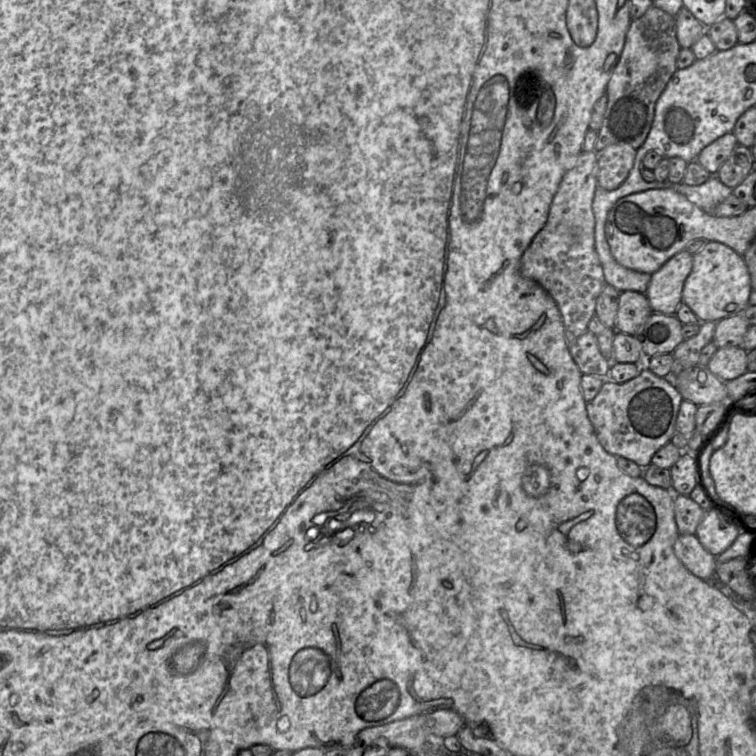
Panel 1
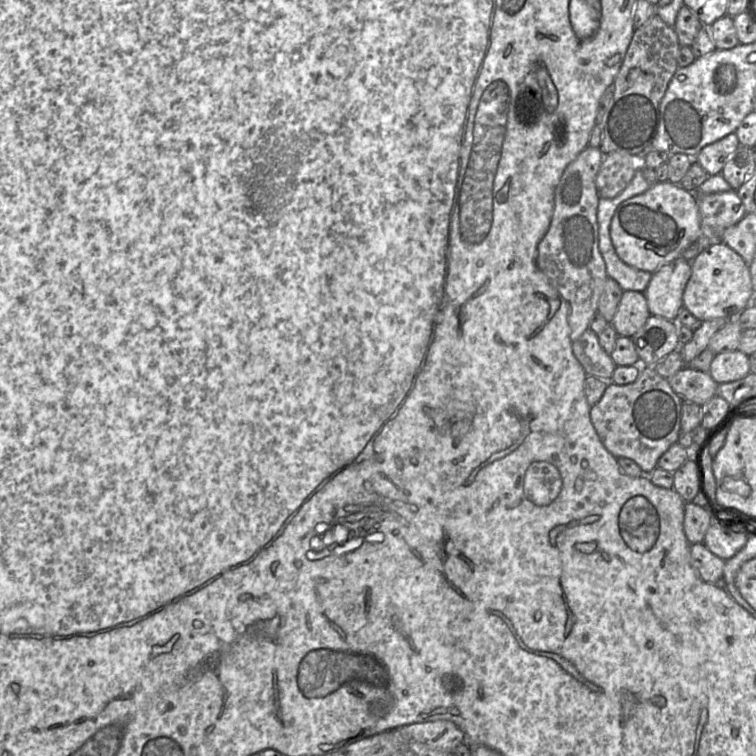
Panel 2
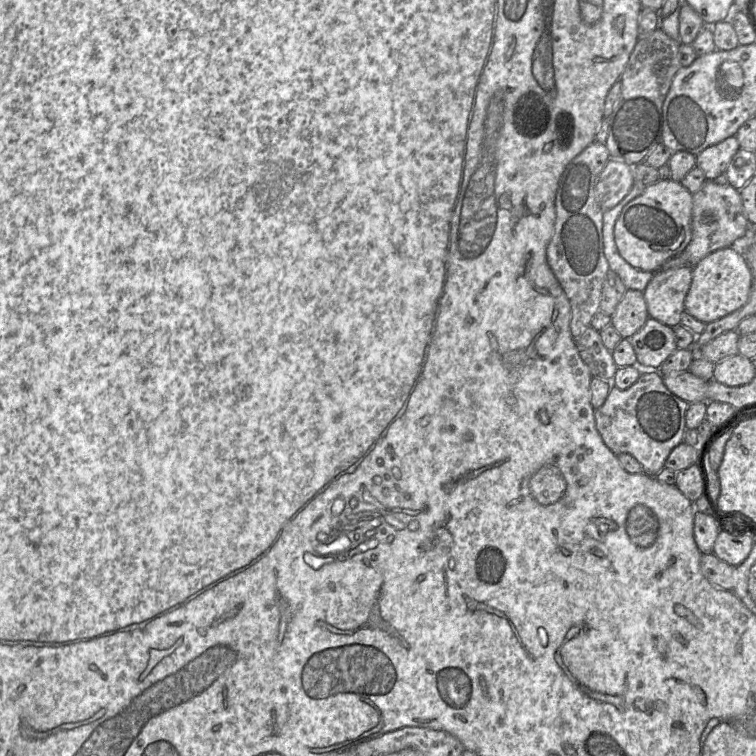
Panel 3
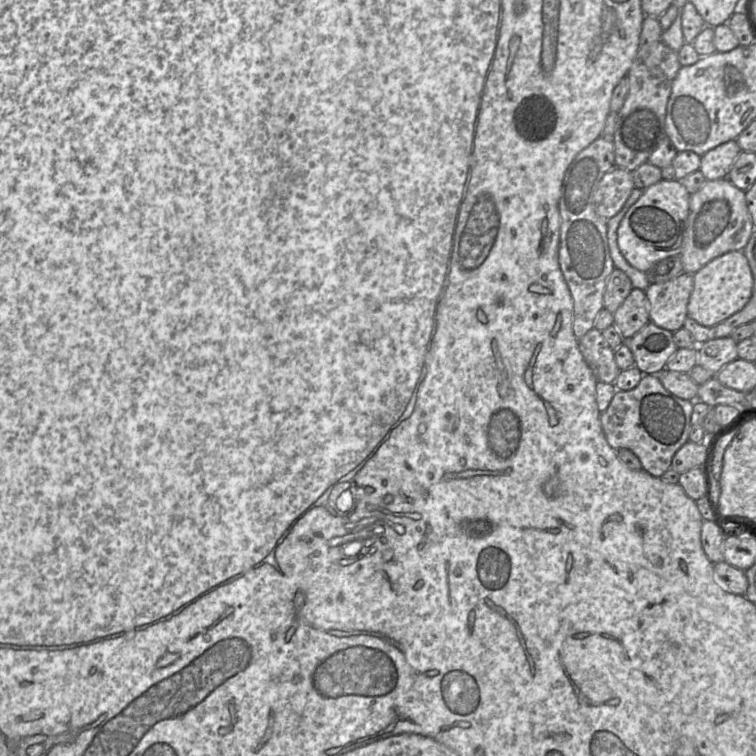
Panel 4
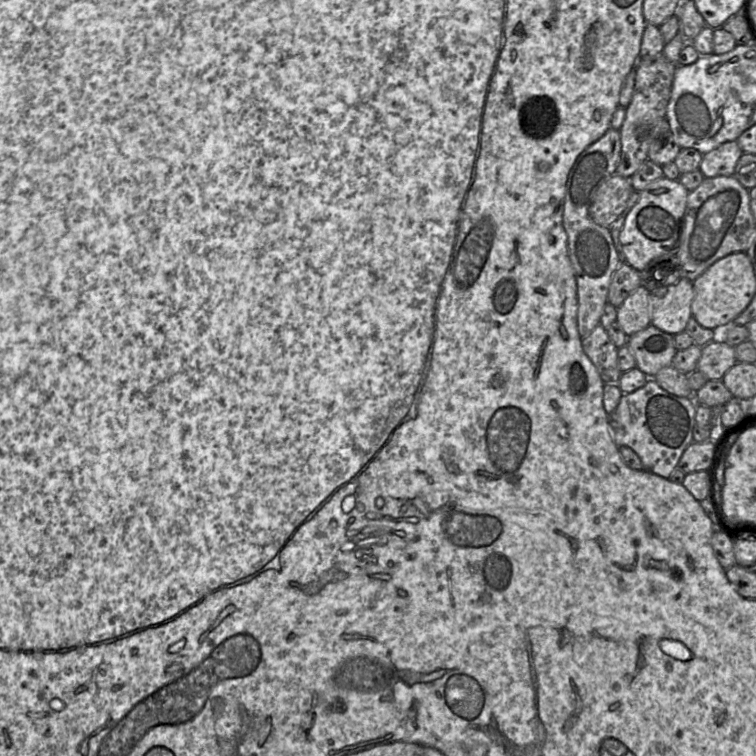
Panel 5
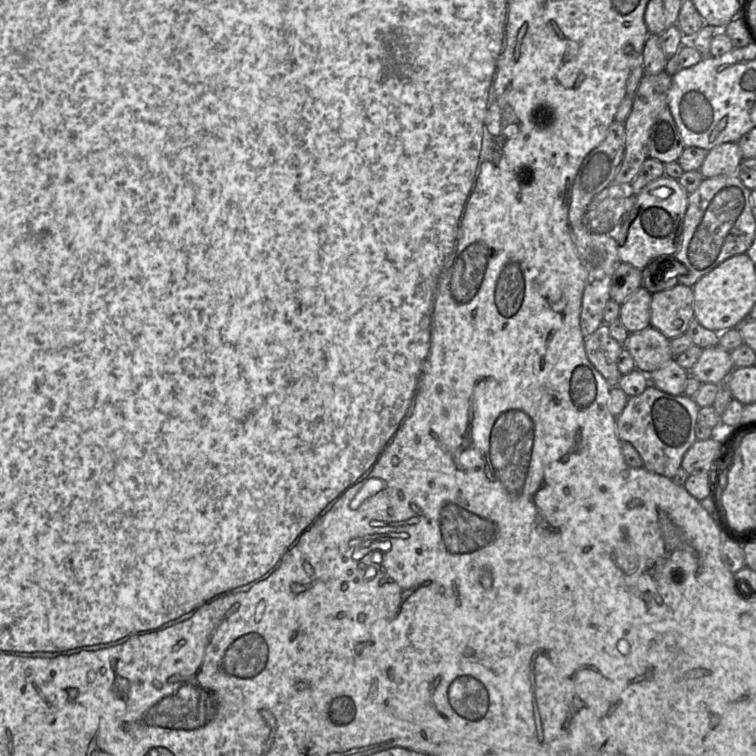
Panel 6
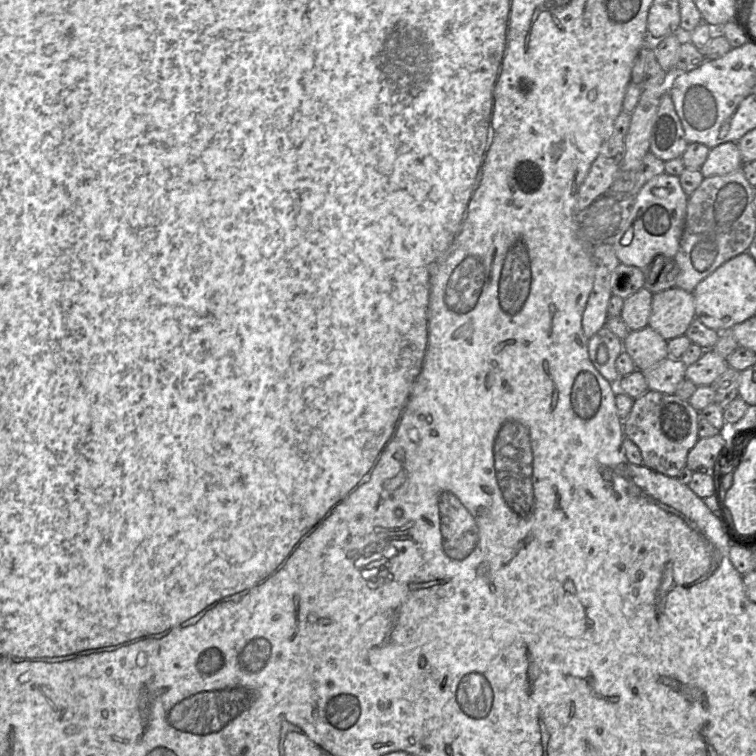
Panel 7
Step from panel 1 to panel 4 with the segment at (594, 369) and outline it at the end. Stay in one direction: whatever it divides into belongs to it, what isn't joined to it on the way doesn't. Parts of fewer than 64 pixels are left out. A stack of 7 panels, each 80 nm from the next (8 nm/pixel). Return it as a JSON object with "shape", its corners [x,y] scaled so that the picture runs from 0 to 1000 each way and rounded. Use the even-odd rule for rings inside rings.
{"shape":[[[790,434],[780,435],[765,450],[766,462],[791,504],[812,507],[820,488],[813,479],[812,463]]]}

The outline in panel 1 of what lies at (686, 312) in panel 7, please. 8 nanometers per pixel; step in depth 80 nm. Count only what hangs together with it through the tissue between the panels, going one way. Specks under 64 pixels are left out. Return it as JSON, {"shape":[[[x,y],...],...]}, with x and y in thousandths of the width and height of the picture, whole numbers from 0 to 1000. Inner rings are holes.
{"shape":[[[902,331],[861,362],[854,384],[862,413],[893,415],[902,401],[902,384],[917,352],[917,337]]]}

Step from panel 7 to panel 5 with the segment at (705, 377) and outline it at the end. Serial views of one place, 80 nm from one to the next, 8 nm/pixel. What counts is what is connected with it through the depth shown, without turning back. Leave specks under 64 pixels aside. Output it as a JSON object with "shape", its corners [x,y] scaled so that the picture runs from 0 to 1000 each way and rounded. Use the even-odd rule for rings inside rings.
{"shape":[[[954,444],[927,460],[922,489],[938,503],[955,503],[958,495],[975,479],[972,458],[964,456]]]}

